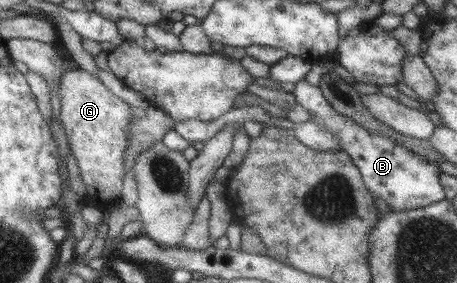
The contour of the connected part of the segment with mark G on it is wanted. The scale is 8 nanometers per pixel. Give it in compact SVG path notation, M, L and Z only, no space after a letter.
M79 67L60 75L58 100L62 130L85 186L82 200L85 206L106 215L110 206L120 203L125 172L123 158L128 144L128 125L132 119L131 107L115 97L97 78Z

